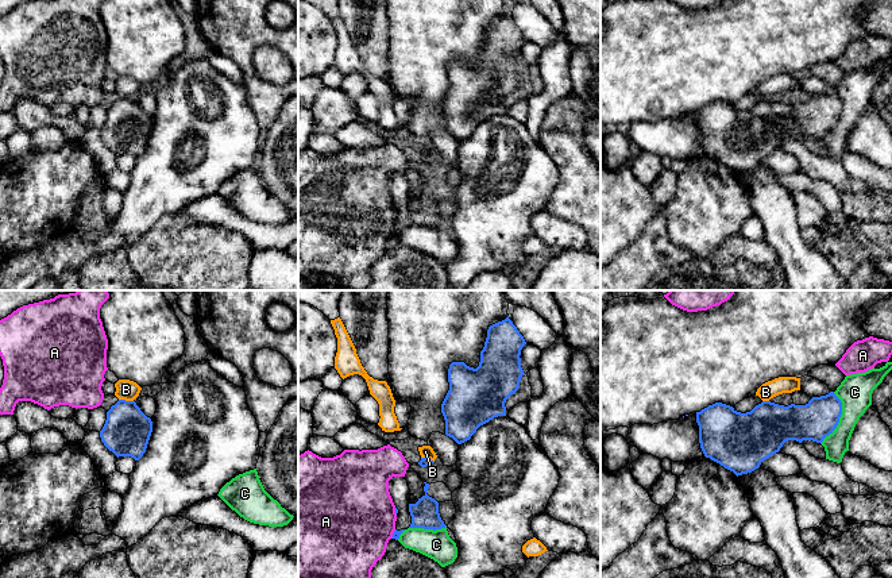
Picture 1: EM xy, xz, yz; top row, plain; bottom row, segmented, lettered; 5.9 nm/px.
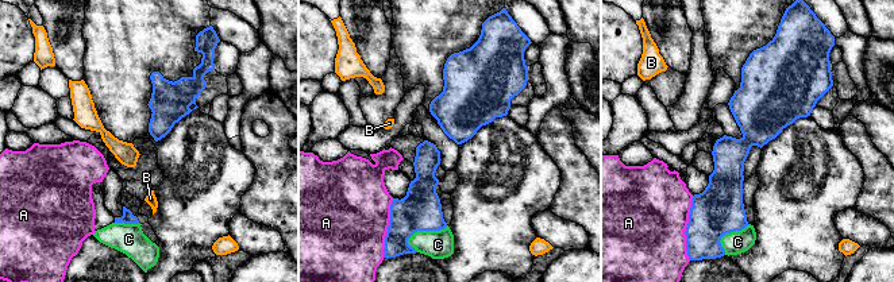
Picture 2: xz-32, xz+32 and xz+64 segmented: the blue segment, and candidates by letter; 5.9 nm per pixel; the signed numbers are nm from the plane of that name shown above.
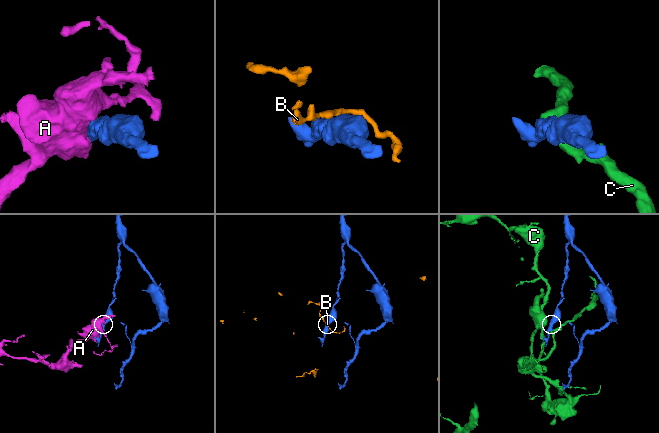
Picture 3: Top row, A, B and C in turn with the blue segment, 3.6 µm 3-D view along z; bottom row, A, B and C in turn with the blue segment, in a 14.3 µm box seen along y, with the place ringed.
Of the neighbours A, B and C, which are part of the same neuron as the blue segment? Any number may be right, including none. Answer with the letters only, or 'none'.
none

